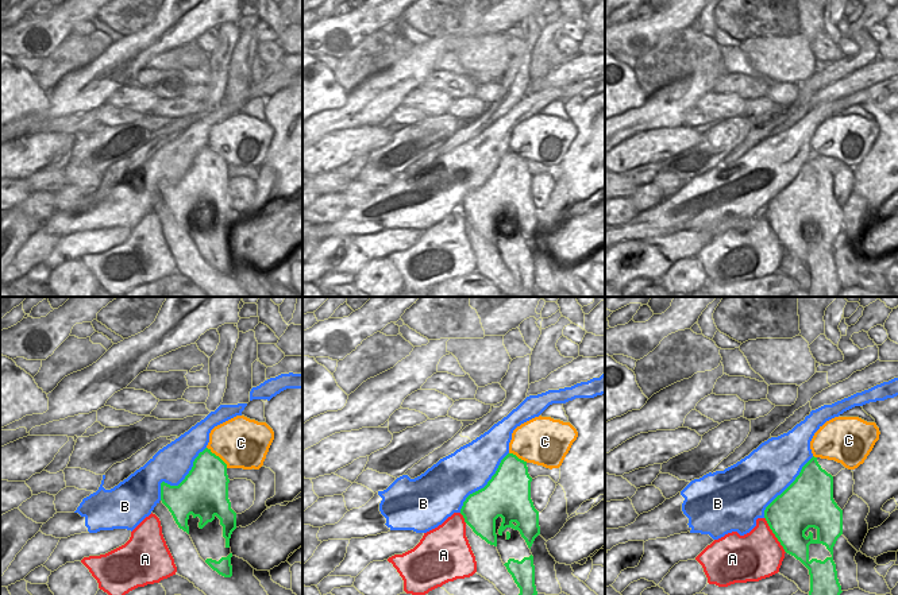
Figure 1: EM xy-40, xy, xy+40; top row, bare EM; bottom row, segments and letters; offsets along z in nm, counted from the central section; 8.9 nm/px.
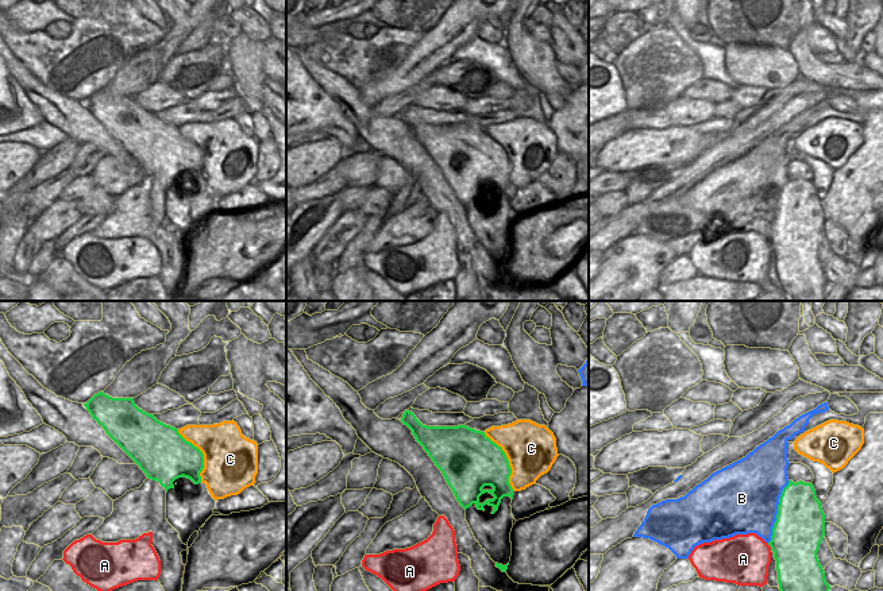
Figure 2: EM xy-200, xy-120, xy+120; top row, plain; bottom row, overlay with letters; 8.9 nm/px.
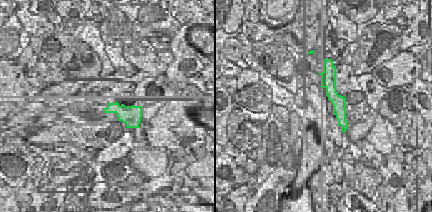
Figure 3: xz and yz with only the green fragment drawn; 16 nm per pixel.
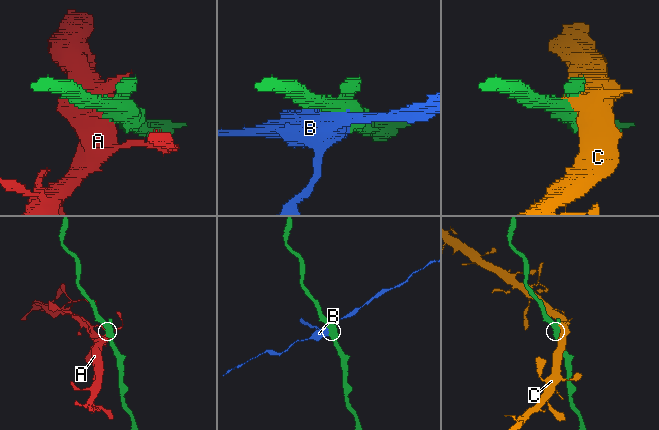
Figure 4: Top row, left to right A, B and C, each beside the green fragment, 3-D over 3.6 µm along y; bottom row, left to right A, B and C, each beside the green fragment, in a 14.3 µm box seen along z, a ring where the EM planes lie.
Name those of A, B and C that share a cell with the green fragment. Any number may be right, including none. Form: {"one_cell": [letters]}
{"one_cell": []}

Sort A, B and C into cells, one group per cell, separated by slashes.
A / B / C

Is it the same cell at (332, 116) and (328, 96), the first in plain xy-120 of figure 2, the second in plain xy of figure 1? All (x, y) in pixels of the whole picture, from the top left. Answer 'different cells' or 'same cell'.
same cell

